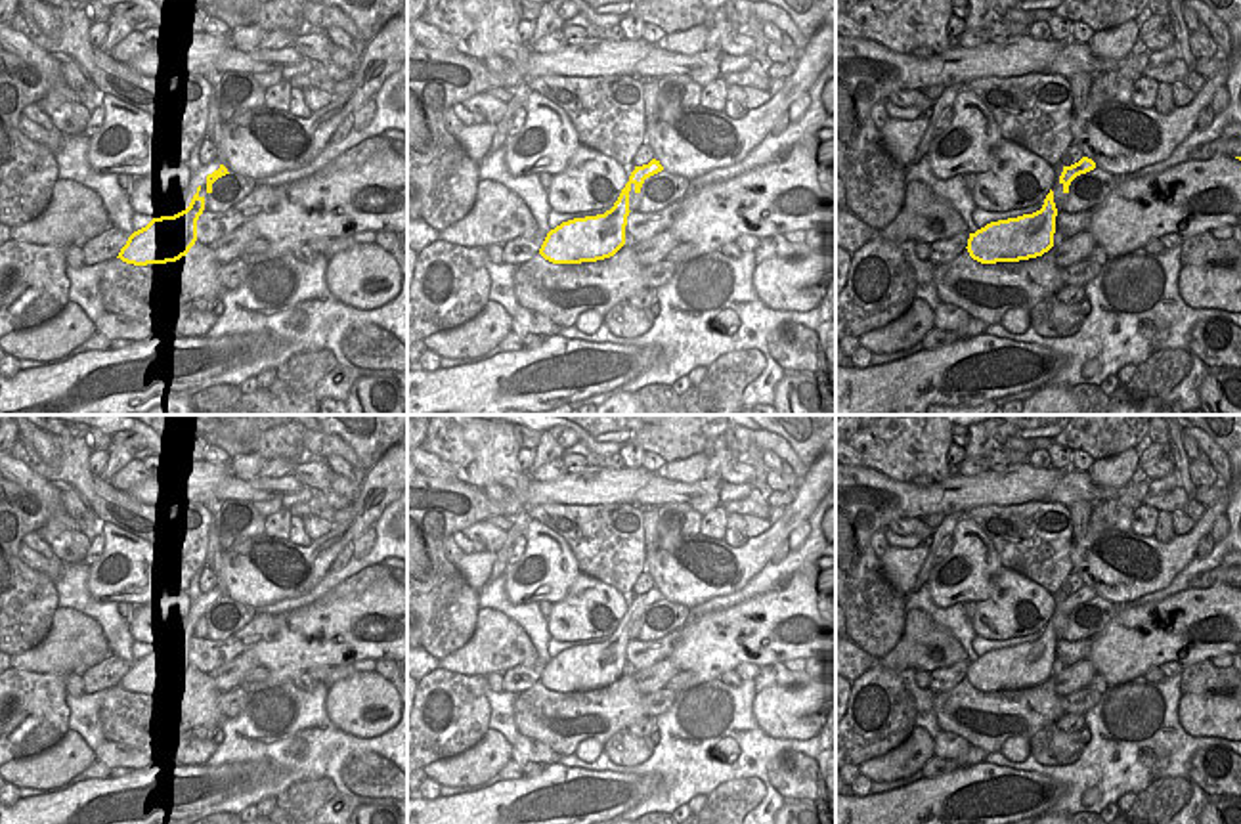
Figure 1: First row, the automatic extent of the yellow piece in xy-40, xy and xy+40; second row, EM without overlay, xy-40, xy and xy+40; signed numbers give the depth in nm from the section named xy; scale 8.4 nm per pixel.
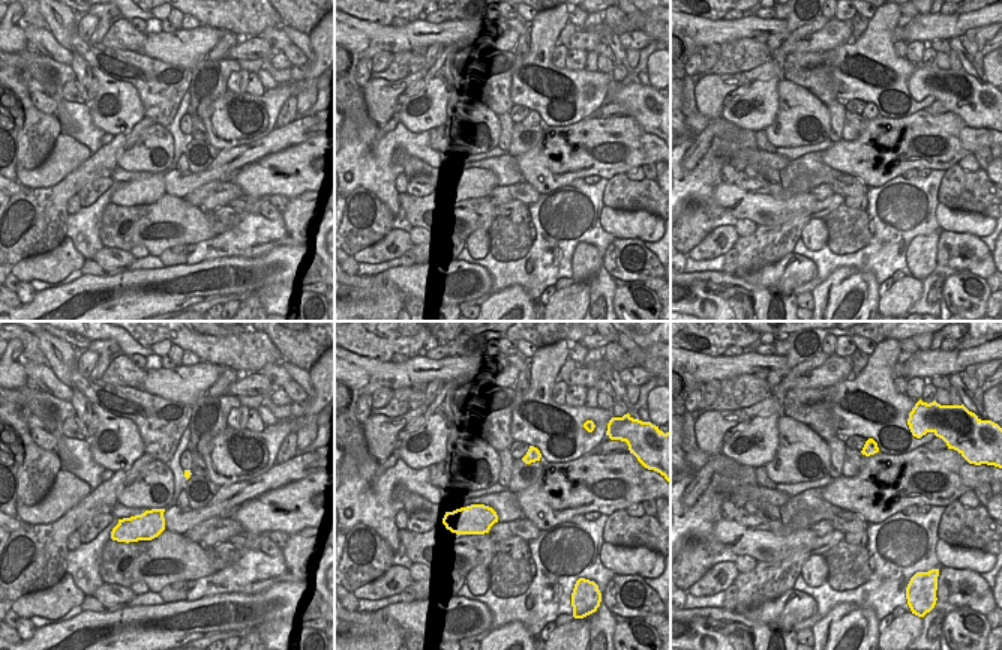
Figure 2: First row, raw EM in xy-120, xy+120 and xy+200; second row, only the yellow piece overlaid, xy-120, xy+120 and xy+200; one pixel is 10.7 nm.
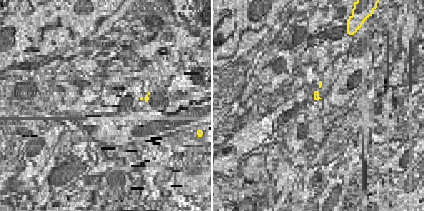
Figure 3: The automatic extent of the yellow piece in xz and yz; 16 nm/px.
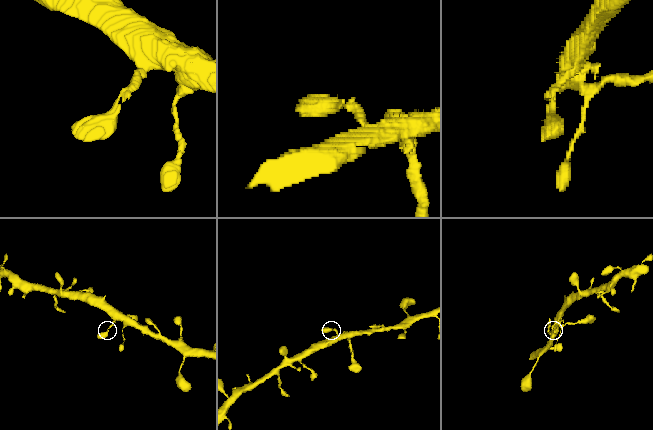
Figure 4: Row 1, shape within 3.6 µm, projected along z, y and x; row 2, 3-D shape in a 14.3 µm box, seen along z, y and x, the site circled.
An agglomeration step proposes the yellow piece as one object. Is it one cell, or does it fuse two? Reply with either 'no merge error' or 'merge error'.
no merge error

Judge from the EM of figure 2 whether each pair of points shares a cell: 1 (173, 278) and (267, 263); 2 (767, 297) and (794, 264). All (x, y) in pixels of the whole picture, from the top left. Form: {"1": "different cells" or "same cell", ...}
{"1": "same cell", "2": "different cells"}

